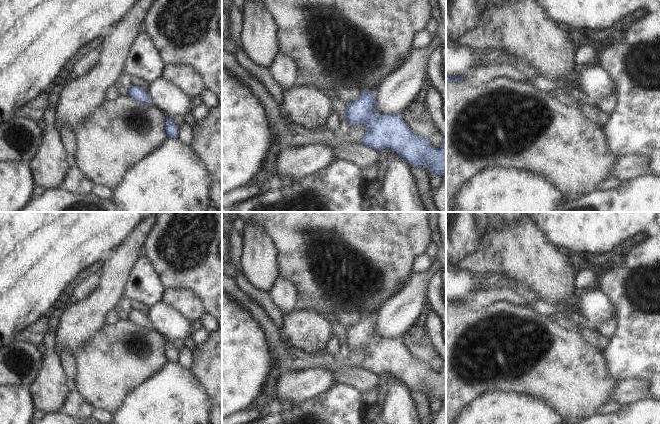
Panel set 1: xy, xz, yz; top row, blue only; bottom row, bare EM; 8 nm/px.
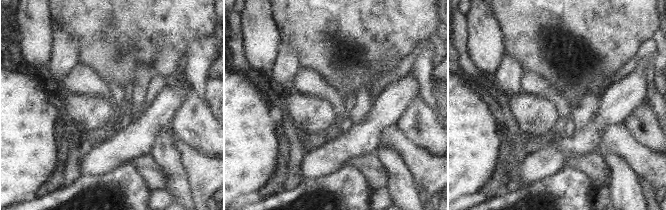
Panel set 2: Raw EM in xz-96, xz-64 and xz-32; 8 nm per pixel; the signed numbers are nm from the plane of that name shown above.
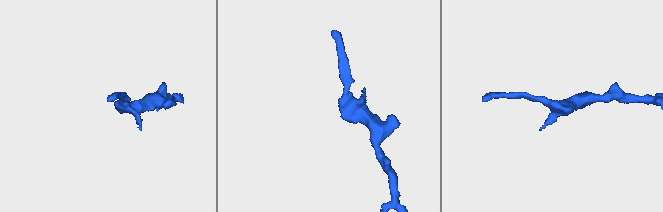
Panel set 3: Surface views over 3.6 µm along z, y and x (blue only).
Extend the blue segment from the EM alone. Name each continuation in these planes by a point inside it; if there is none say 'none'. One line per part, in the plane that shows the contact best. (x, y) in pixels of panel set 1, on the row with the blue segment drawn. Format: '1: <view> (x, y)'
none

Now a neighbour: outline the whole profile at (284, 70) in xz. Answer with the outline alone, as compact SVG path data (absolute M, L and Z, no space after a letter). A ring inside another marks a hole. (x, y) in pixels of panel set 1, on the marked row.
M279 51L269 69L273 79L283 90L296 86L299 68L287 53Z

